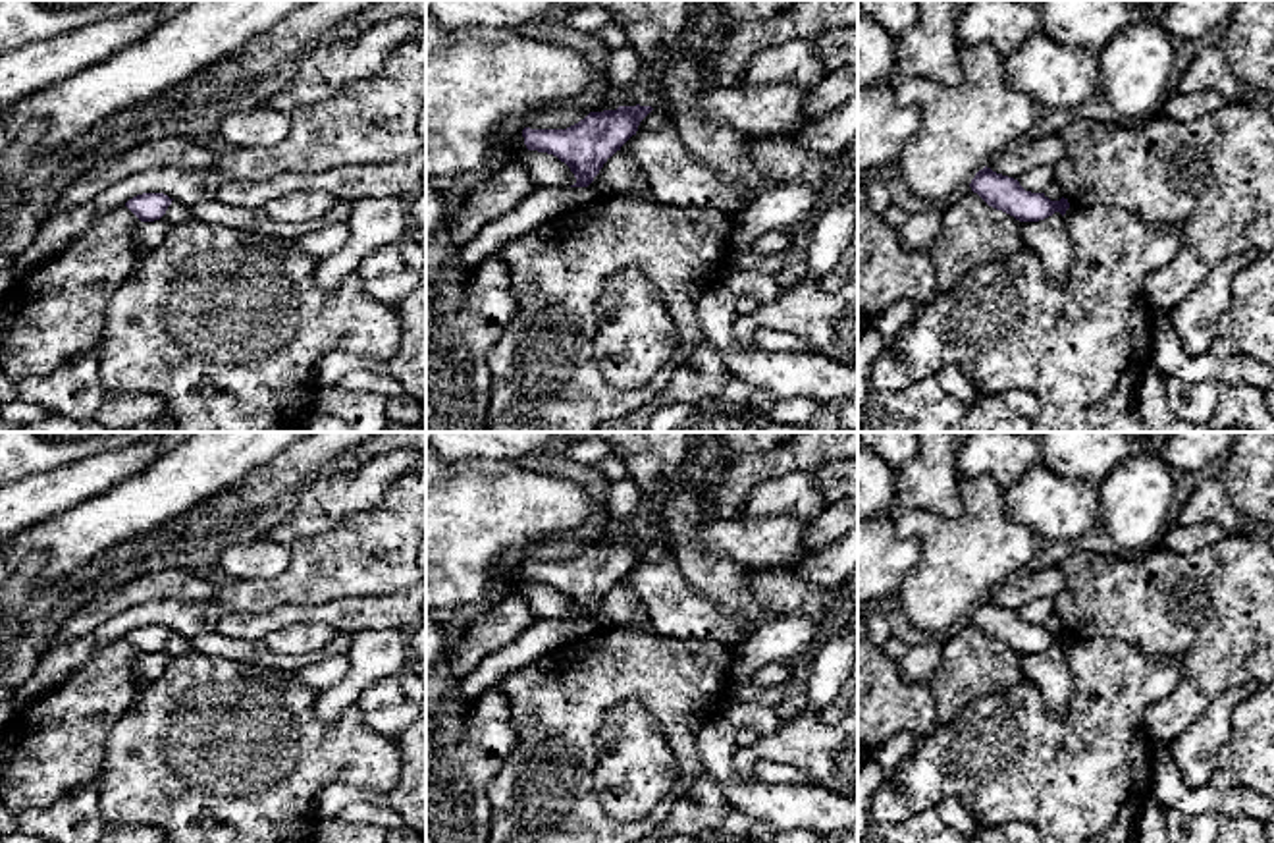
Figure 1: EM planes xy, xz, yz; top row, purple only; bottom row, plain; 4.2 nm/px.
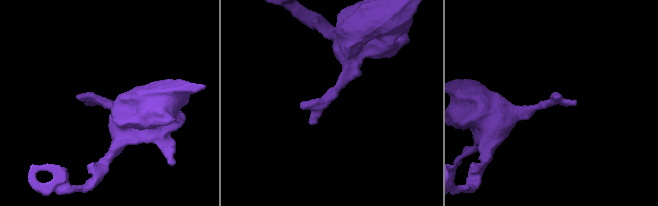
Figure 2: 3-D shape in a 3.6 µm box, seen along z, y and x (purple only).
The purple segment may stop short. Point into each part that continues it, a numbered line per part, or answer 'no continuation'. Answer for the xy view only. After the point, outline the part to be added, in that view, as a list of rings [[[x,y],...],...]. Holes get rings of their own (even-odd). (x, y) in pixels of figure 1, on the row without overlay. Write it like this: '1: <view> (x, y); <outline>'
no continuation

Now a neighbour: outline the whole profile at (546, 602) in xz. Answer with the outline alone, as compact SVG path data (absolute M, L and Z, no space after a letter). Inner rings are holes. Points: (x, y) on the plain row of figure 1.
M507 556L497 563L495 577L499 585L507 586L509 596L522 596L538 619L574 617L576 610L565 594L553 586L526 581L522 561Z

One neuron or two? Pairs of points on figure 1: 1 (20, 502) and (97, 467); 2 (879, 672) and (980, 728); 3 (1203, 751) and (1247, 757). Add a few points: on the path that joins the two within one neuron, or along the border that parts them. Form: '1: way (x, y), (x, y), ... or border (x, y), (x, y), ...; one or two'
1: way (39, 496), (78, 483); one
2: border (937, 722), (918, 737); two
3: border (1232, 710), (1232, 732), (1219, 749), (1215, 766); two

